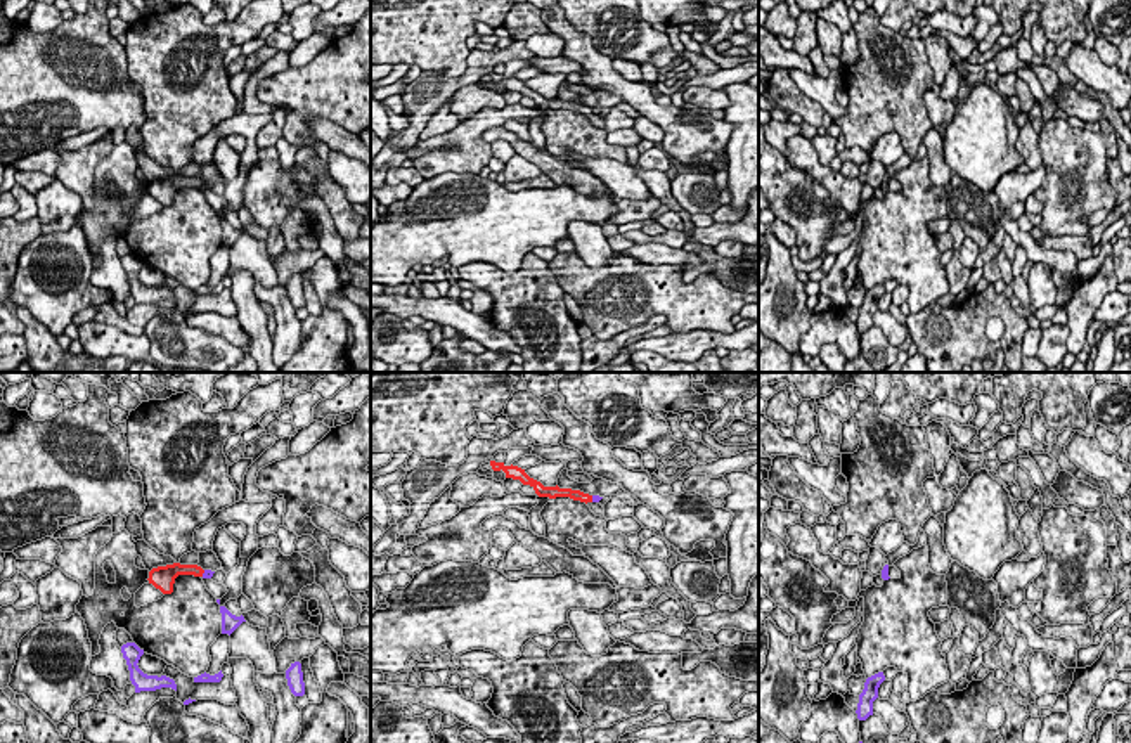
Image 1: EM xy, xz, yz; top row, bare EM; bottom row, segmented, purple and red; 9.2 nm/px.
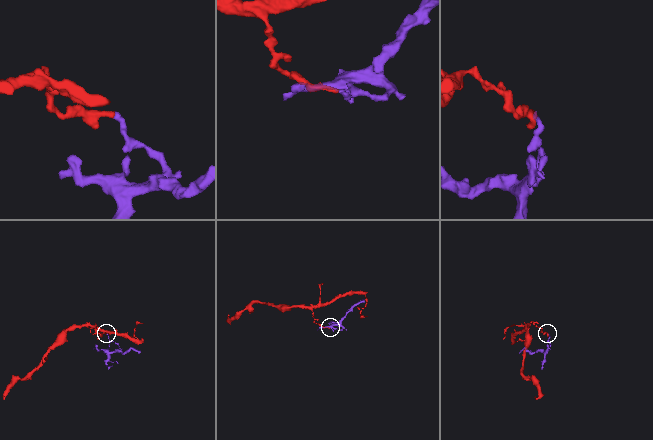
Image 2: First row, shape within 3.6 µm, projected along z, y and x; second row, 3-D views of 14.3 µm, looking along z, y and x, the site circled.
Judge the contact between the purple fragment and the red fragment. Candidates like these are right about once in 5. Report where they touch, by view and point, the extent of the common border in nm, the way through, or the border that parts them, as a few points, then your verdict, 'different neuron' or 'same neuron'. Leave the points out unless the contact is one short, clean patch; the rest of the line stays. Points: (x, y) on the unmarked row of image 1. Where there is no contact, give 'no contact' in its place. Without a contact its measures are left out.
meets purple in xy at (203, 186); contact 70 nm long; border along xy (205, 182), (201, 187); different neuron

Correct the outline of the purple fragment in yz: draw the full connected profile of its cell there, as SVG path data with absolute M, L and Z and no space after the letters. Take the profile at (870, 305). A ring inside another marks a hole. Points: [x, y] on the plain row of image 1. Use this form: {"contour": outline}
{"contour": "M878 284L866 291L856 322L859 333L866 333L869 327L873 327L873 313L878 310L878 300L883 293L885 293L883 284Z"}

